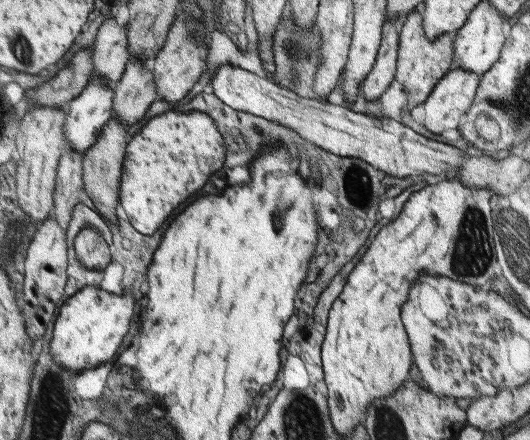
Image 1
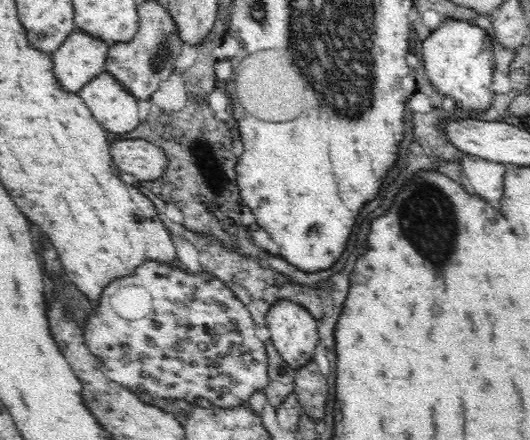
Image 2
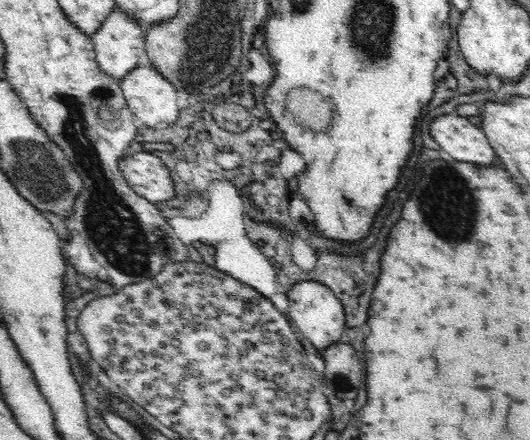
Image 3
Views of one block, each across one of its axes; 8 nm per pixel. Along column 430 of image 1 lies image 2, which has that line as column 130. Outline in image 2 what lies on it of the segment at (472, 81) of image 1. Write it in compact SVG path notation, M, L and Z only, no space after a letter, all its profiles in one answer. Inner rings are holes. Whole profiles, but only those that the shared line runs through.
M106 70L92 78L76 94L82 97L94 119L108 132L132 132L141 123L138 117L139 100L132 98Z

